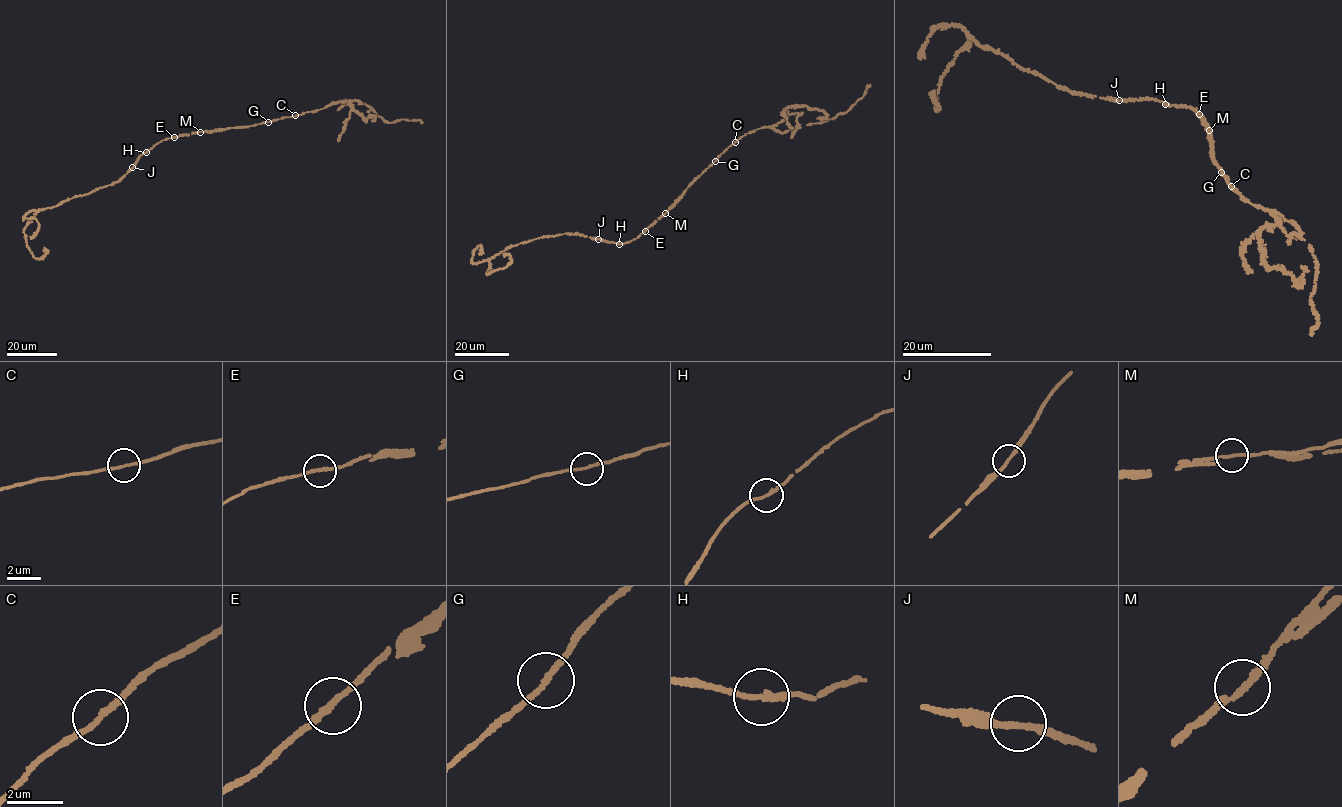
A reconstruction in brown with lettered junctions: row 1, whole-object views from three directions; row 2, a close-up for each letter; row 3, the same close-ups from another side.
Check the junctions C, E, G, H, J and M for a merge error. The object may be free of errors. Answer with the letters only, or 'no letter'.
no letter

